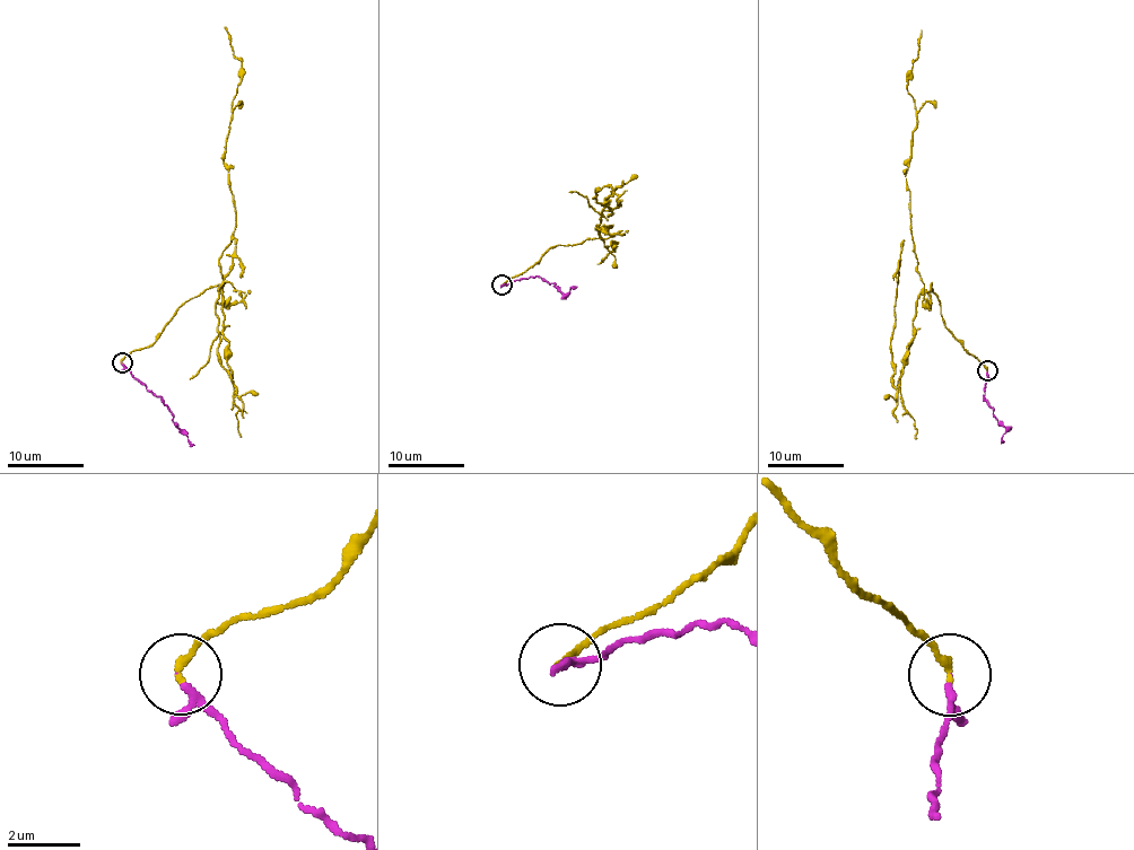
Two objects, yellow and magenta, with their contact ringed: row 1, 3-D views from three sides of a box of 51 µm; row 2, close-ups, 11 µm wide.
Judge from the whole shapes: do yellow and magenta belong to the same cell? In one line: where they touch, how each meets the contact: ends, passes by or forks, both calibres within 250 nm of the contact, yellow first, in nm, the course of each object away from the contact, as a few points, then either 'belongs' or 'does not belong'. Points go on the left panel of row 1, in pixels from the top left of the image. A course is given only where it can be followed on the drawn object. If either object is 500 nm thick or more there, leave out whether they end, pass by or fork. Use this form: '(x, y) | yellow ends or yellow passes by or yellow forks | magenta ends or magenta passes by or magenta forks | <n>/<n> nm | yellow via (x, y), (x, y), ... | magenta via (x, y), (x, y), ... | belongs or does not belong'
(122, 362) | yellow ends | magenta passes by | 190/120 nm | yellow via (121, 361), (210, 288), (241, 299), (218, 264), (242, 61), (224, 26) | magenta via (121, 361), (159, 397), (190, 447) | does not belong

